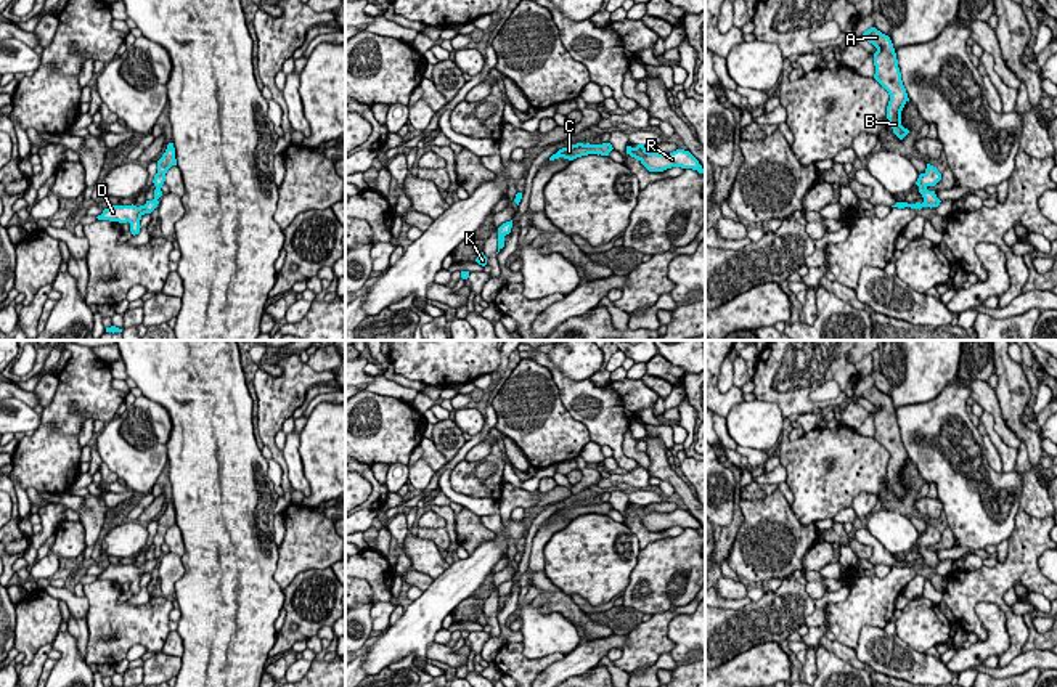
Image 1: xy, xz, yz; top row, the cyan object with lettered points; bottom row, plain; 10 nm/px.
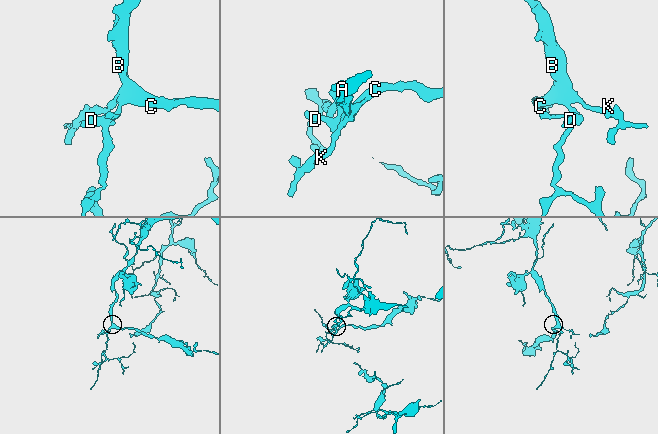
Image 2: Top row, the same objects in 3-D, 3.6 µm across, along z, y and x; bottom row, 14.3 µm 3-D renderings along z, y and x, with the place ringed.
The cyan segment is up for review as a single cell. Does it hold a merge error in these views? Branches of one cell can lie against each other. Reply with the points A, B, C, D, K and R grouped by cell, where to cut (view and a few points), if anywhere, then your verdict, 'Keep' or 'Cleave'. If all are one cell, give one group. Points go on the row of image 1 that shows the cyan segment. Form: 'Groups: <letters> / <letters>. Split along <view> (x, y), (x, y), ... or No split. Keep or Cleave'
Groups: A B C D K R. No split. Keep

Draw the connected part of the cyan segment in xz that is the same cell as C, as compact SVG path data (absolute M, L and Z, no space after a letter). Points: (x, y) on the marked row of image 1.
M577 143L577 144L559 149L556 154L549 157L549 161L559 159L559 157L573 161L577 157L588 156L588 154L609 156L612 149L614 148L610 143L602 143L602 144Z

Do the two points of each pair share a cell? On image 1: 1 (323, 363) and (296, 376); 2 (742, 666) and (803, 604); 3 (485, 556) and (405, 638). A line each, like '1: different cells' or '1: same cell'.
1: different cells
2: different cells
3: same cell

